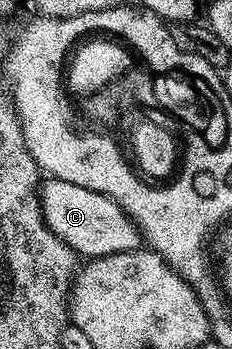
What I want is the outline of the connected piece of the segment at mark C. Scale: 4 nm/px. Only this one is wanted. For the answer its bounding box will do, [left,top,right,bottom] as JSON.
[39,178,143,259]

